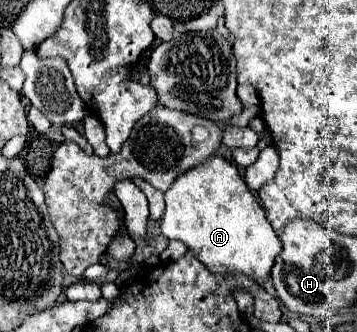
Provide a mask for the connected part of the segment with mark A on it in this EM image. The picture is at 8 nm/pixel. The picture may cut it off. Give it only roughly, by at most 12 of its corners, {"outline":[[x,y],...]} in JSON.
{"outline":[[218,155],[166,191],[162,233],[212,271],[270,275],[282,251]]}

